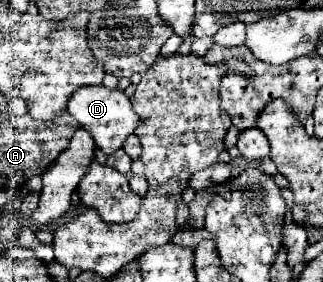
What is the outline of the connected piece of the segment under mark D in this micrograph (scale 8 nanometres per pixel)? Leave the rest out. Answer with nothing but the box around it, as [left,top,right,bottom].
[69,86,137,156]

